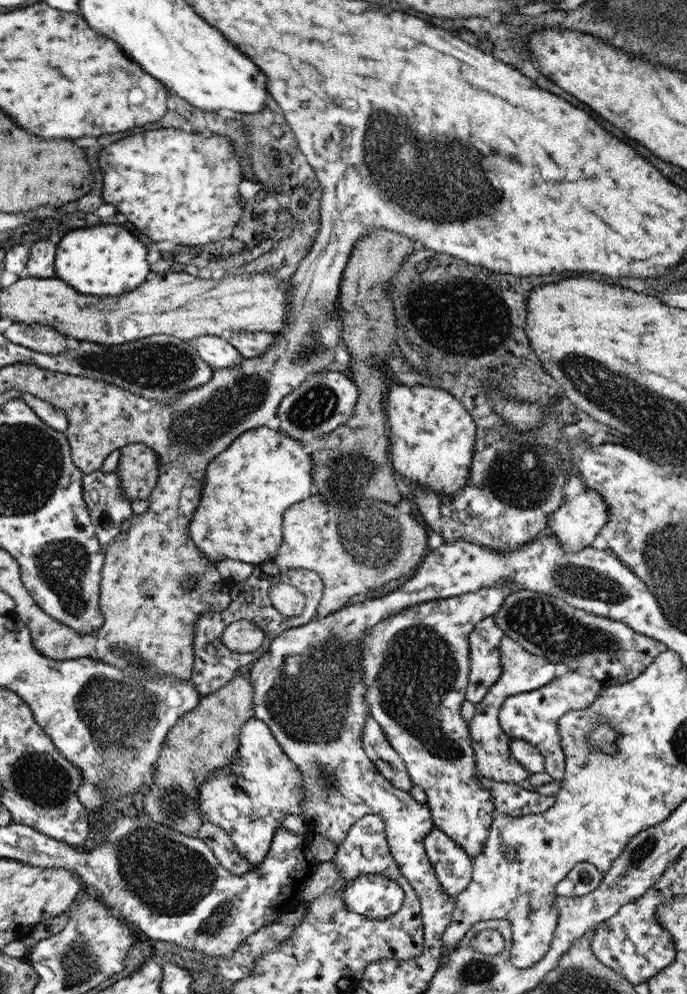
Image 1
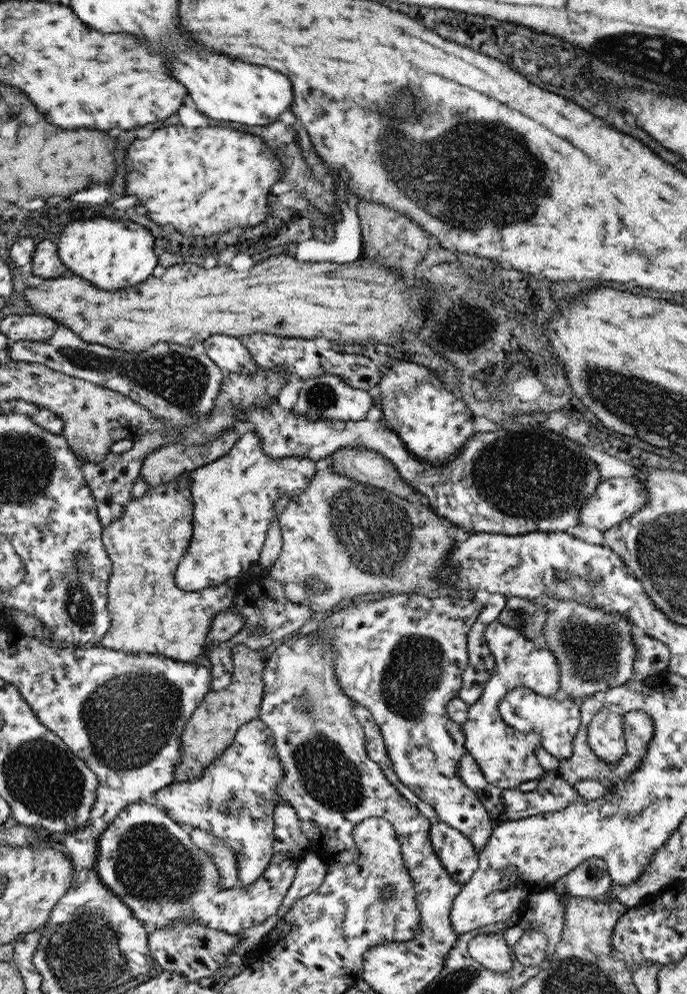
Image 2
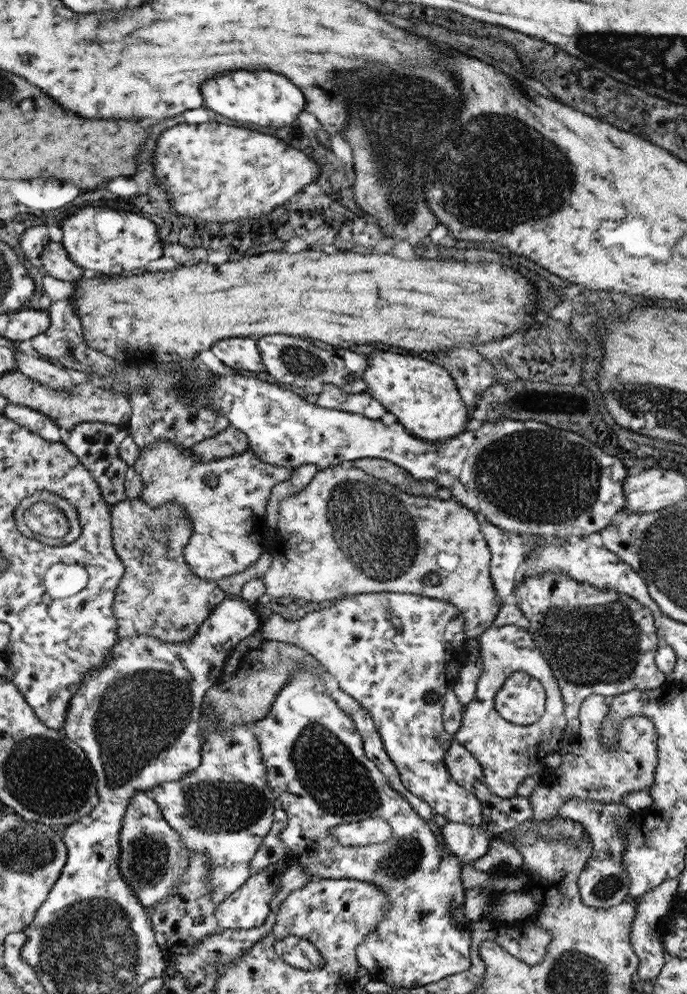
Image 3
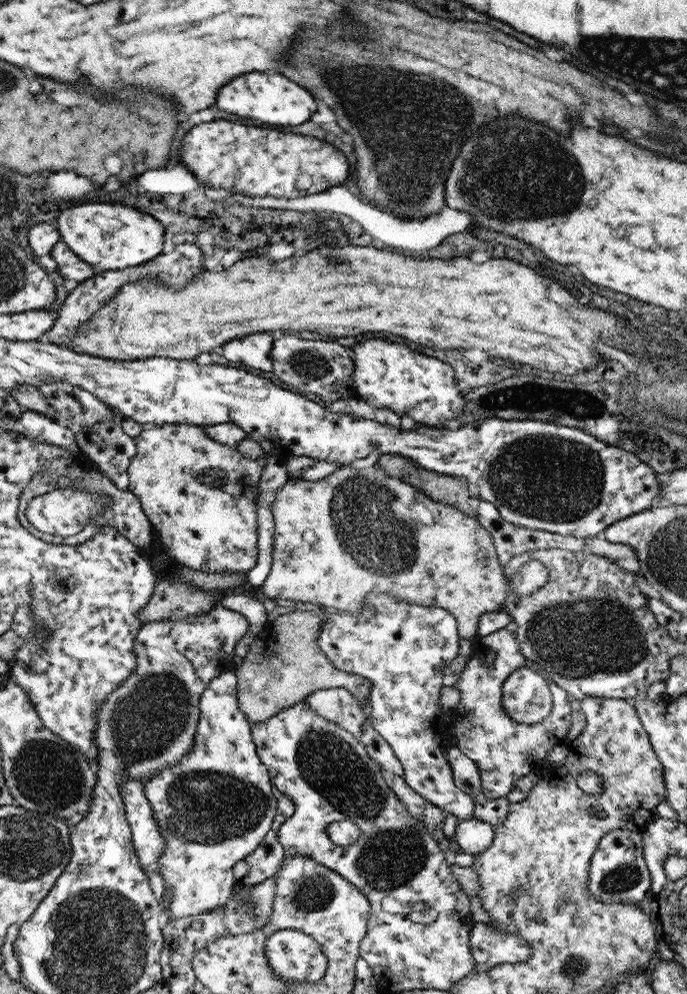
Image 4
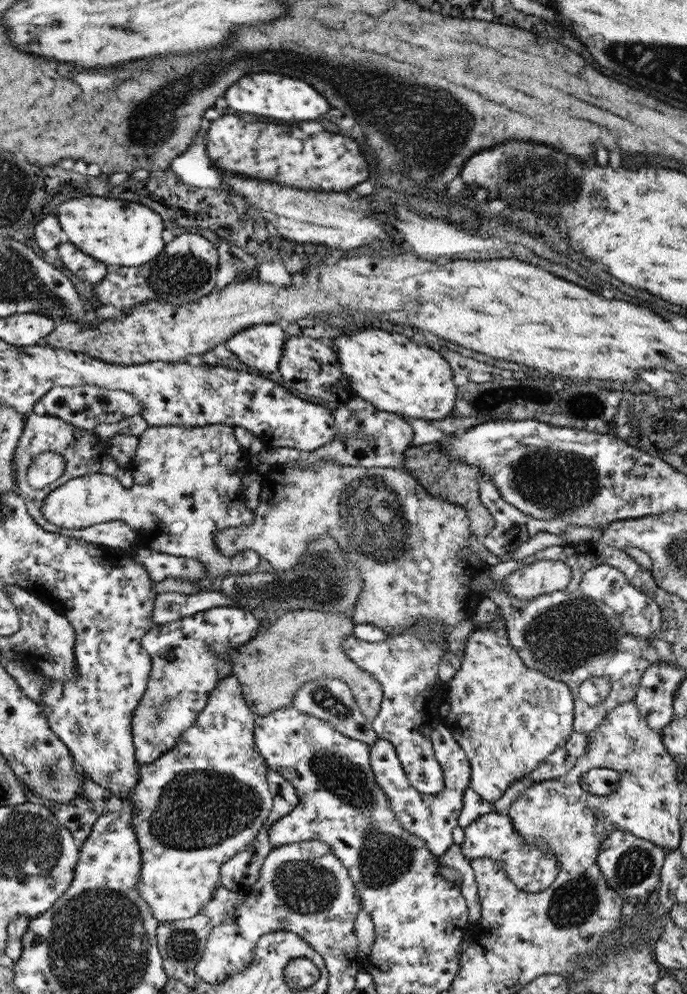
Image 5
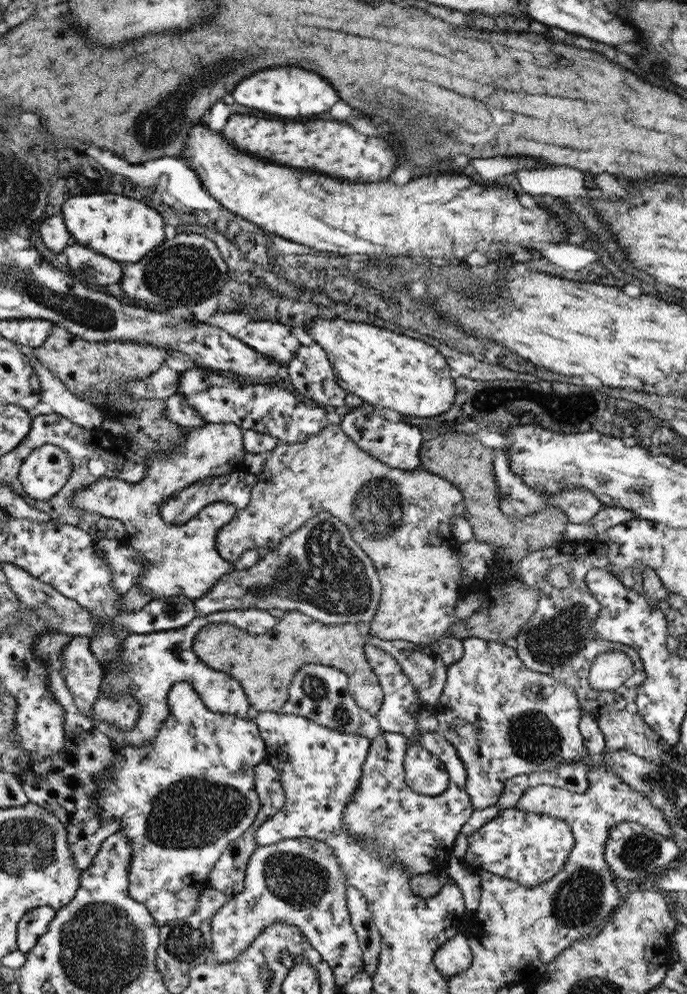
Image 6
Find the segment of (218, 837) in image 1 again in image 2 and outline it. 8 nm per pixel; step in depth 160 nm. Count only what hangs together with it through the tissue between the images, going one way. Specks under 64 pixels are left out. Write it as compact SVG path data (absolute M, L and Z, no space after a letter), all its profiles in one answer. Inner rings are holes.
M193 829L189 836L191 836L194 844L197 844L210 856L209 860L216 868L215 872L217 872L217 878L220 880L222 890L237 885L236 858L231 848L219 838L213 837L210 832L204 830Z

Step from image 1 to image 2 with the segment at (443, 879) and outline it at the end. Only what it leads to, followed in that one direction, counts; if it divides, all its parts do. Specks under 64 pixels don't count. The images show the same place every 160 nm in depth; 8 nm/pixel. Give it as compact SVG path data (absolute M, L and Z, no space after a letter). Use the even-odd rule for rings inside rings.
M439 822L431 825L431 845L449 879L468 882L479 864L479 852L472 847L472 841L451 825Z

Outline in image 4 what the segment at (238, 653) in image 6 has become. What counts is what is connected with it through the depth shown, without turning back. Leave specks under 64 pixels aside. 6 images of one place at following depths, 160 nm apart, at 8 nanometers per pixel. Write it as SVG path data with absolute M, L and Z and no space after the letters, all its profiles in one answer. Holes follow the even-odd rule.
M295 610L268 622L249 645L243 662L233 668L236 675L236 701L251 724L271 719L277 711L295 704L309 693L324 688L346 688L369 716L368 692L370 682L352 672L335 668L320 651L316 636L322 619L311 611Z

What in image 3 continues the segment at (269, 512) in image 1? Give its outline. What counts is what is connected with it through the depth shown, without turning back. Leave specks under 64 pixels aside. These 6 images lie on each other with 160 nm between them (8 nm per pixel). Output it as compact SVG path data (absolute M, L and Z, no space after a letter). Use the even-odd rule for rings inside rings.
M156 440L139 450L134 463L134 471L140 476L143 489L139 498L152 507L165 503L179 505L189 516L192 535L183 549L183 557L188 569L197 578L215 582L220 578L237 574L251 566L261 554L261 542L265 526L265 502L271 488L293 474L294 467L271 466L261 461L249 448L239 454L221 457L209 462L189 457L187 447L171 444L168 440Z

